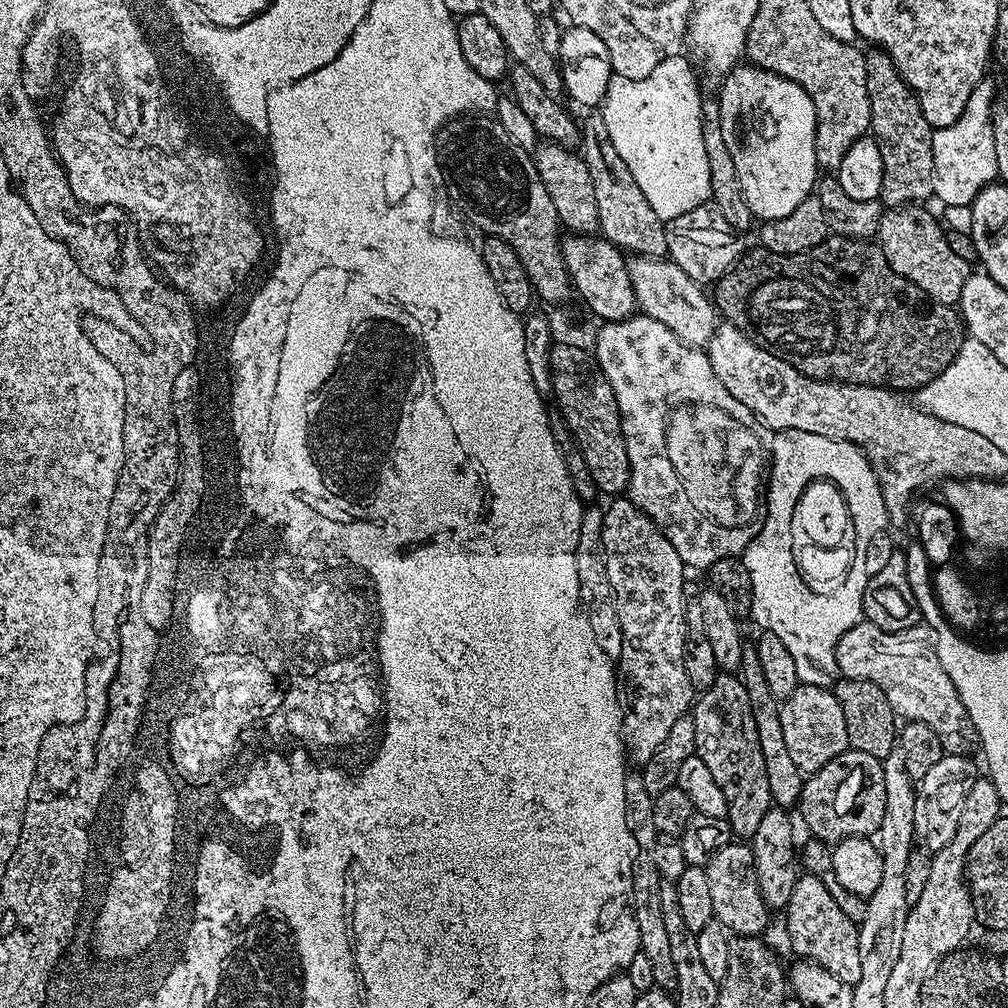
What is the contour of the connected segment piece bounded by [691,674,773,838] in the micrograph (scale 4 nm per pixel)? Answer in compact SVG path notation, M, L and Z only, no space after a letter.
M732 674L717 675L714 686L699 693L691 717L696 735L695 755L706 762L710 774L714 774L714 782L718 782L722 794L726 794L726 819L732 827L732 835L751 838L773 803L770 782L766 778L766 762L743 680Z

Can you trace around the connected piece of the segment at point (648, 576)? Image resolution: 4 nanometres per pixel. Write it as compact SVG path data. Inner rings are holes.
M616 498L604 508L602 546L605 548L606 574L612 595L615 596L618 618L621 620L622 650L618 659L618 672L622 677L624 712L624 747L627 755L643 766L662 746L670 726L678 718L689 715L694 704L694 689L686 674L684 654L688 639L686 603L684 604L684 572L686 566L678 558L678 550L664 537L664 533L648 515L628 498Z

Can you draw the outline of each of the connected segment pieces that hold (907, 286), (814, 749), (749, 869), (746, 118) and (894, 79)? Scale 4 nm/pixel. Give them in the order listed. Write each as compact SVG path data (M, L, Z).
M832 234L827 240L802 254L779 256L759 246L753 248L753 252L745 251L740 259L729 268L727 274L715 281L714 303L719 315L727 323L742 330L742 334L750 337L762 350L775 352L776 355L785 357L788 363L794 365L803 376L808 376L812 380L831 380L842 384L869 384L875 388L919 390L926 387L934 378L938 378L938 374L942 374L942 370L946 370L946 366L950 366L950 362L954 362L958 350L964 345L966 329L959 311L953 305L943 304L933 296L927 296L921 288L914 286L914 282L898 275L890 266L890 262L886 262L886 254L880 249L879 243L851 240L849 236Z
M801 684L780 704L780 721L782 734L786 737L786 750L790 750L790 758L794 758L794 766L798 766L805 774L817 772L830 758L838 758L838 754L849 751L850 745L846 734L846 717L842 715L842 706L838 702L835 691L819 688L813 684Z
M729 842L722 846L722 850L718 850L718 854L714 854L706 867L710 878L710 898L714 901L713 917L723 924L729 933L759 937L760 931L768 924L770 909L760 896L751 847L744 842Z
M737 66L723 77L718 93L721 126L726 146L734 158L737 177L741 182L746 202L753 217L761 221L786 218L808 196L813 195L818 184L816 162L816 111L814 102L802 86L790 82L773 72L755 66Z
M872 50L867 53L868 93L870 94L870 114L872 115L871 135L875 137L878 150L882 150L882 190L880 200L888 208L899 208L906 204L924 202L936 191L934 174L934 154L932 153L932 134L934 129L928 125L920 109L918 98L912 88L900 76L896 64L883 50Z

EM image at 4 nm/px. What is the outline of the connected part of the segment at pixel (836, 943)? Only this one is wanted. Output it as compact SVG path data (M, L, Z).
M804 874L797 879L786 907L788 914L788 940L797 957L820 964L835 978L854 985L862 976L859 961L859 927L846 918L838 906L833 889L819 877Z

